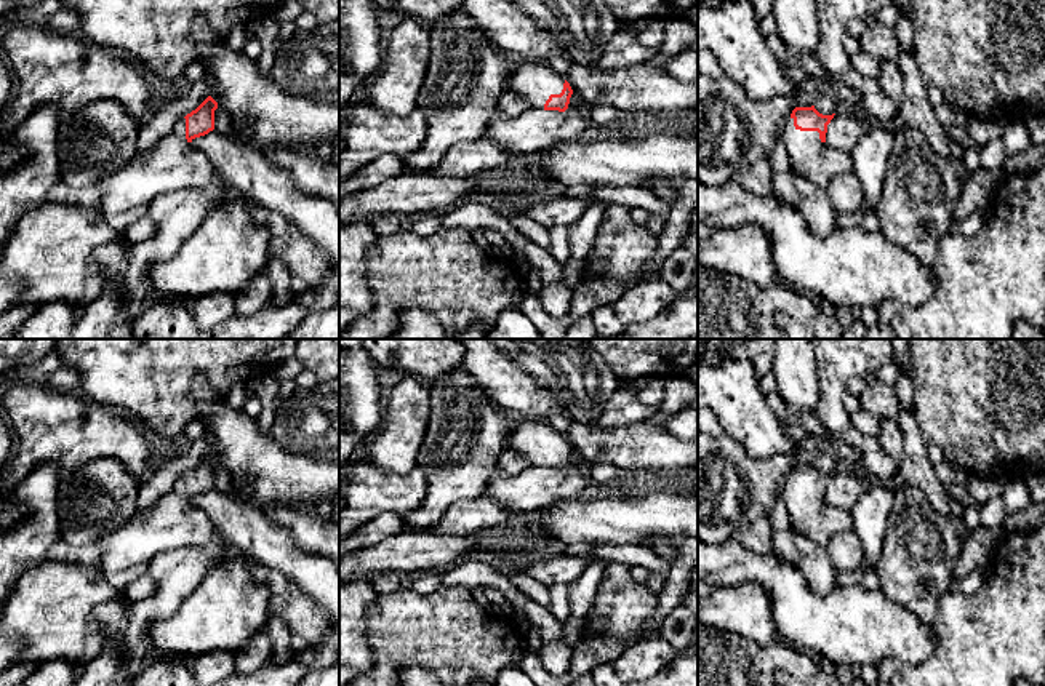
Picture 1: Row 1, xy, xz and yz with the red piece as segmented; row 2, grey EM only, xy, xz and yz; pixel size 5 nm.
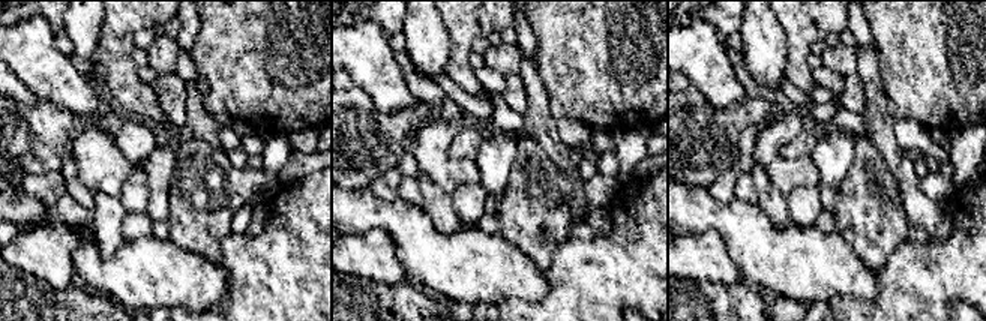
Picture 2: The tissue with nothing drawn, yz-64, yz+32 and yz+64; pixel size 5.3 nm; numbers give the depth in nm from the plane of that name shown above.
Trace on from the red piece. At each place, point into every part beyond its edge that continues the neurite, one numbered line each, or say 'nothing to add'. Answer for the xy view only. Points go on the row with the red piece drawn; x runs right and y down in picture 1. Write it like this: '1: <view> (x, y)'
1: xy (172, 163)

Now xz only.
1: xz (535, 82)

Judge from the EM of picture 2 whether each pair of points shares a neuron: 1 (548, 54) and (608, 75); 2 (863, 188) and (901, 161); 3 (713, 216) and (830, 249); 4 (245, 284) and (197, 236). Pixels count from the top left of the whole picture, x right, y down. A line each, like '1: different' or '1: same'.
1: same
2: different
3: same
4: different

